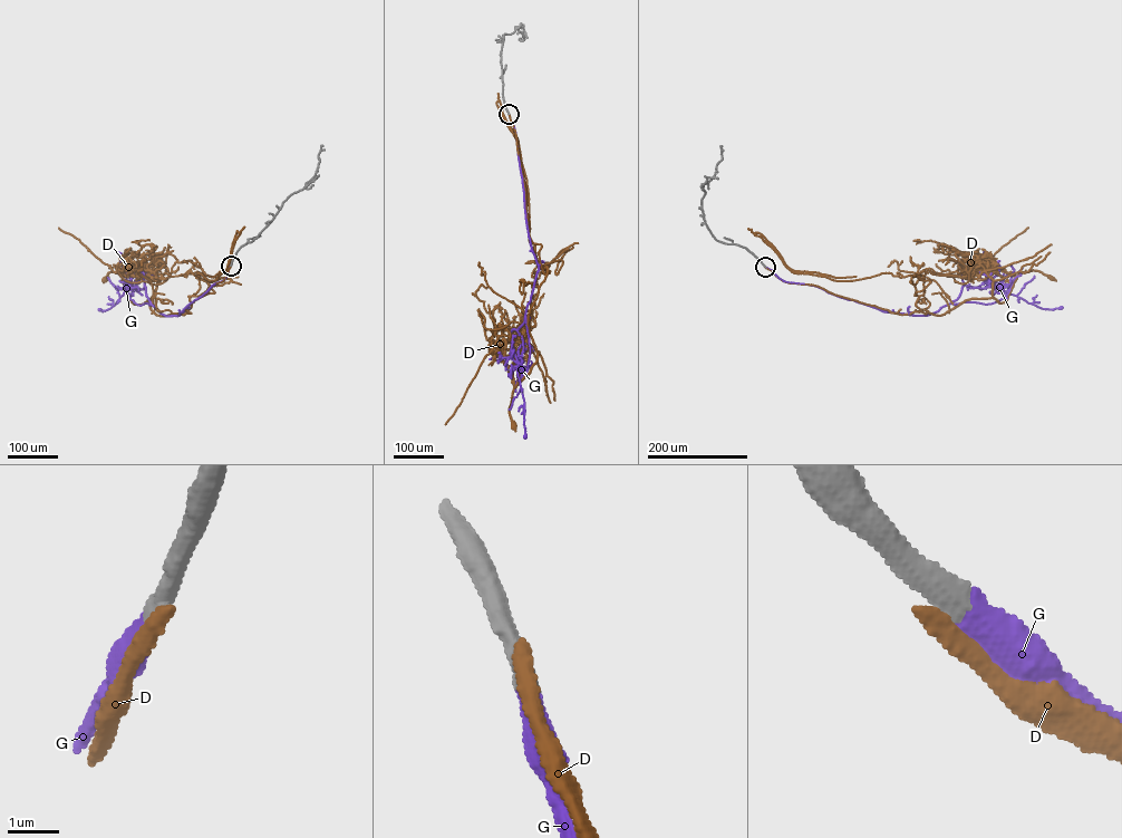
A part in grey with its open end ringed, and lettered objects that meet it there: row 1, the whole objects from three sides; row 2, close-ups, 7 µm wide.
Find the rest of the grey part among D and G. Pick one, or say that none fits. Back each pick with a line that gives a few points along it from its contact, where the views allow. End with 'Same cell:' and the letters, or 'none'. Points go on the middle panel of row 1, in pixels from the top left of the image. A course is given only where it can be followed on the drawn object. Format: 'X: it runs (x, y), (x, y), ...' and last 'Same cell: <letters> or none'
G: it runs (509, 114), (516, 136), (529, 237), (539, 266), (524, 321), (511, 333), (524, 401), (524, 436)
Same cell: G

